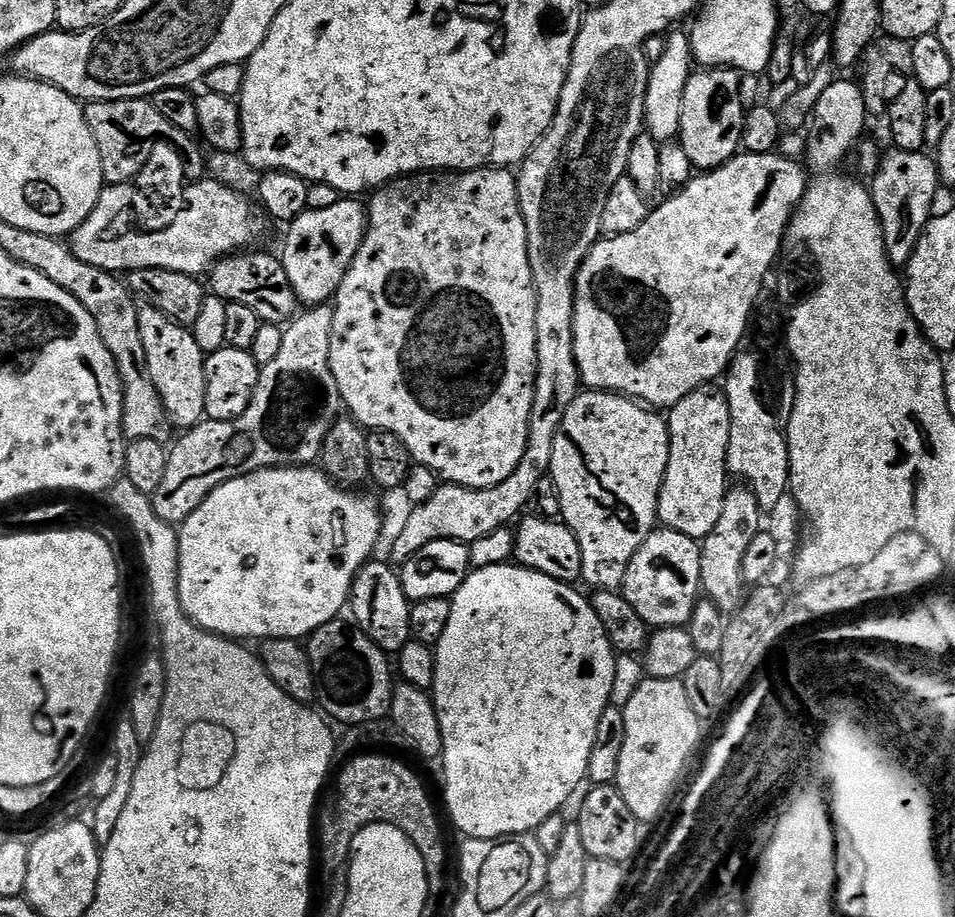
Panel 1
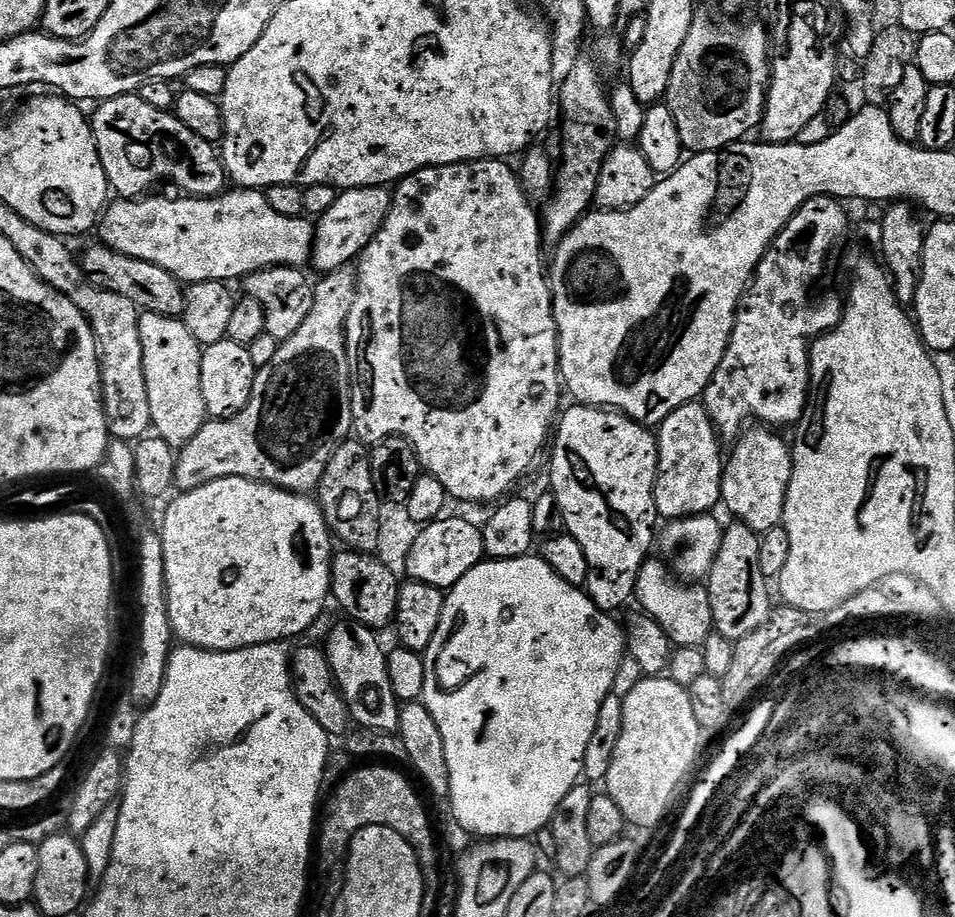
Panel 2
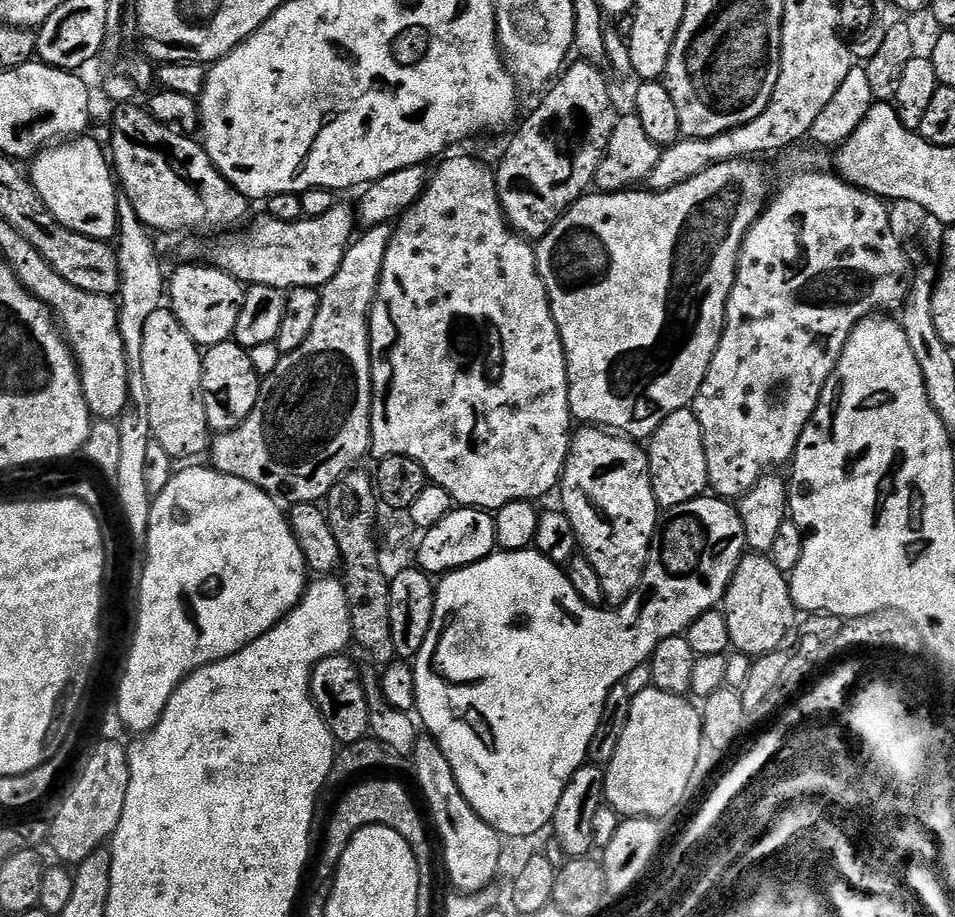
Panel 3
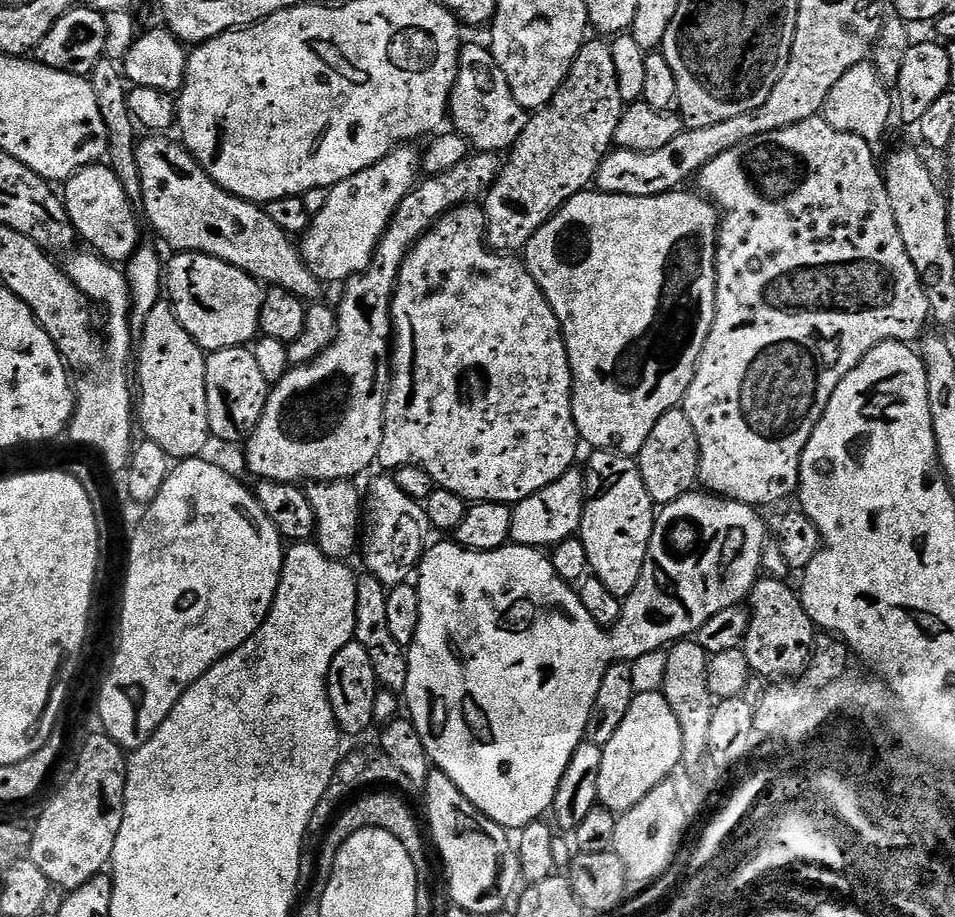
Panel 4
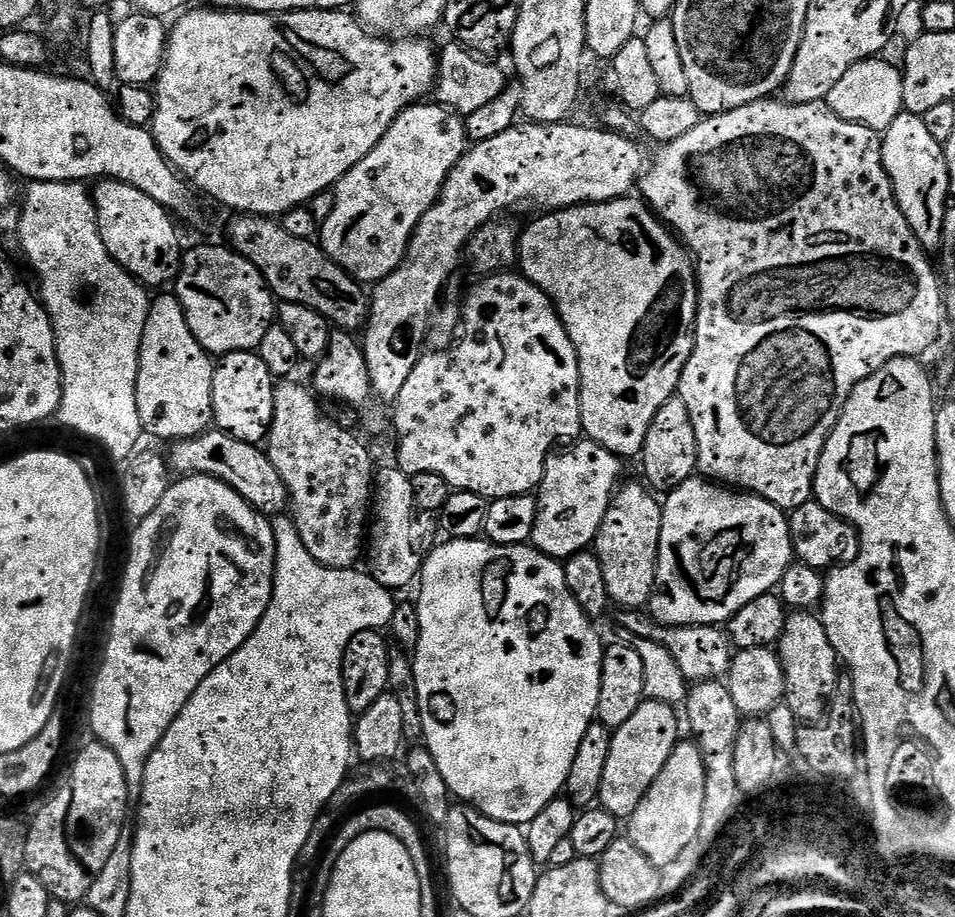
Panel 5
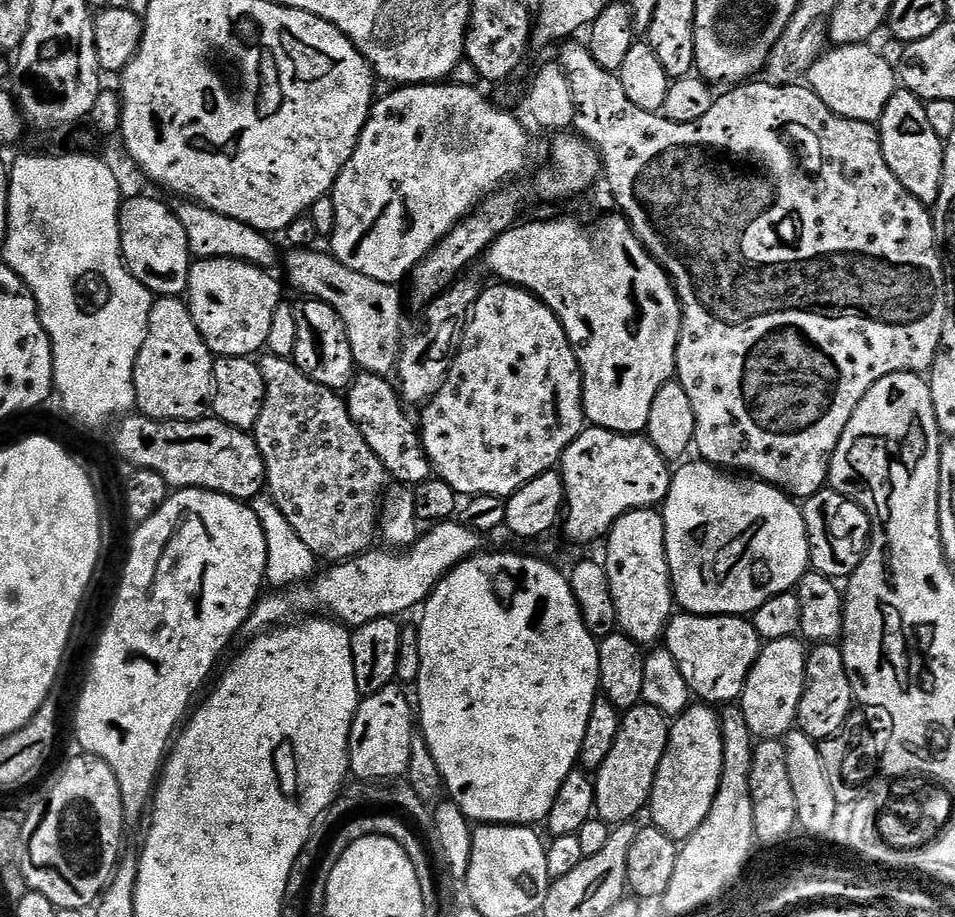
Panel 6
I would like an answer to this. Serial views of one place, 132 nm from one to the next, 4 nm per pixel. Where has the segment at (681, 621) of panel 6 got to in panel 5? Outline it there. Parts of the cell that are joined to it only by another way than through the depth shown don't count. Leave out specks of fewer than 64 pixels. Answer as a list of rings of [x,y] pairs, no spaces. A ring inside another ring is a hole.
[[[624,610],[619,613],[620,624],[632,638],[650,638],[650,642],[658,642],[666,650],[670,650],[674,663],[681,668],[682,674],[692,684],[700,684],[704,680],[718,680],[728,675],[728,667],[732,665],[734,649],[727,631],[723,627],[703,624],[702,626],[666,626],[652,619],[651,615],[640,610]]]

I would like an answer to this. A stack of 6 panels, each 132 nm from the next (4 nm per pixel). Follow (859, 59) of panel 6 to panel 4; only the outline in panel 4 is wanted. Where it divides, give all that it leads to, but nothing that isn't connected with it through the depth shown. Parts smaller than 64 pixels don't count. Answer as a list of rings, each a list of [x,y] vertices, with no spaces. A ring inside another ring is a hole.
[[[865,62],[846,70],[842,78],[838,78],[834,90],[824,103],[822,113],[826,122],[834,126],[834,130],[842,130],[846,134],[858,134],[868,144],[879,146],[888,132],[888,123],[894,120],[894,96],[889,85],[880,81],[876,68],[870,62]]]

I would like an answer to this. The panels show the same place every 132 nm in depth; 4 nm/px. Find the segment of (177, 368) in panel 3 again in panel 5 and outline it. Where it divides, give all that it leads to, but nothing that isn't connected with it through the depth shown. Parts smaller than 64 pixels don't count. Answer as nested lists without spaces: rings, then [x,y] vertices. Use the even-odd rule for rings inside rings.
[[[175,294],[160,296],[148,305],[146,330],[140,347],[140,369],[136,383],[138,418],[150,437],[175,442],[189,440],[213,427],[212,391],[214,390],[213,357],[200,345],[186,322],[182,302]]]

